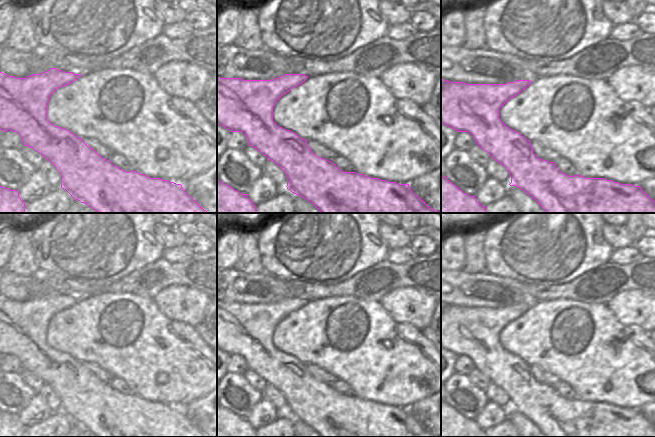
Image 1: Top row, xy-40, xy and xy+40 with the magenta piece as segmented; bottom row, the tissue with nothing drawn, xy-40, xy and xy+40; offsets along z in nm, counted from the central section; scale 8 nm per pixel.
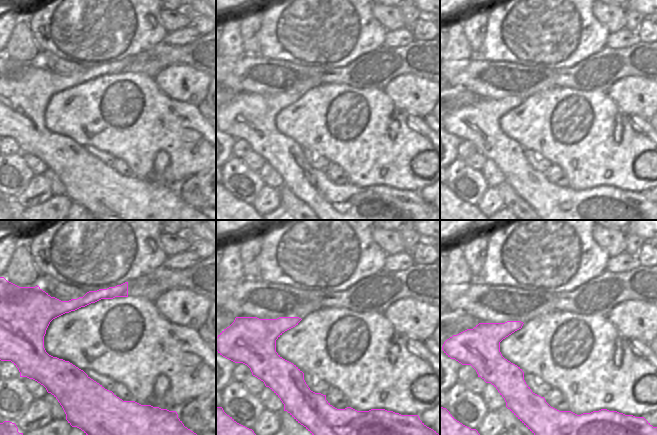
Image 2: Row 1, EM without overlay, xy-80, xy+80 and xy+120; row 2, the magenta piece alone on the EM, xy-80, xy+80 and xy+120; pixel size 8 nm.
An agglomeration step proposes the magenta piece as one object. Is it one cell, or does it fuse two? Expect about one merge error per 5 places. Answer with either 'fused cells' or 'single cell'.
single cell

